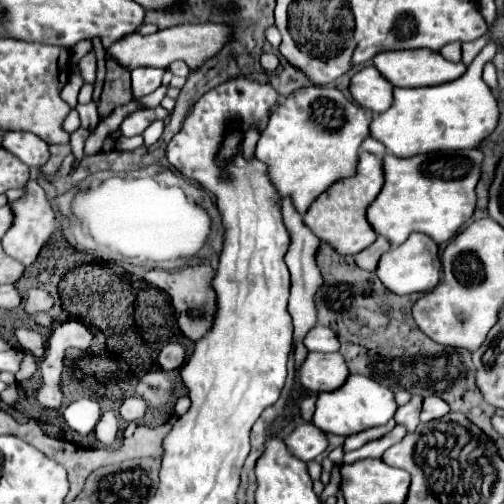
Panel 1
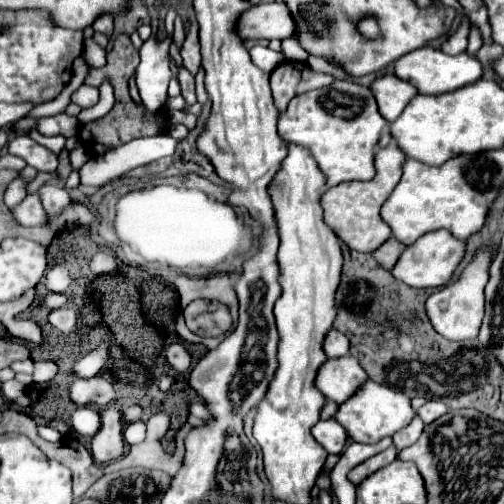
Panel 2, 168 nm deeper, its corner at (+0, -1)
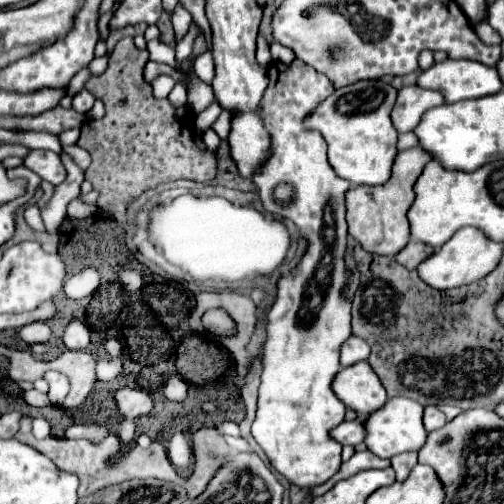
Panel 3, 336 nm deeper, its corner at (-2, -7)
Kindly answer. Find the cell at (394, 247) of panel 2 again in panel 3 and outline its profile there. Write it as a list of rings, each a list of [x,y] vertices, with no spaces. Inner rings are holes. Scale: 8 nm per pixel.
[[[410,241],[394,259],[396,259],[396,263],[400,263],[400,265],[406,267],[408,271],[412,271],[412,269],[416,269],[416,265],[418,265],[422,259],[426,259],[432,251],[434,251],[434,249],[432,249],[432,247],[426,247],[424,243],[414,243],[414,241]]]

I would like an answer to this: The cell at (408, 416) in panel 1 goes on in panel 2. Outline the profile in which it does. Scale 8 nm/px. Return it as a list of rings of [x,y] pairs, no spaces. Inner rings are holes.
[[[414,417],[414,421],[412,421],[404,431],[398,431],[398,433],[392,437],[394,447],[396,447],[396,453],[400,453],[400,449],[416,443],[418,437],[420,437],[420,433],[422,433],[422,429],[424,429],[424,423],[420,421],[420,417]]]

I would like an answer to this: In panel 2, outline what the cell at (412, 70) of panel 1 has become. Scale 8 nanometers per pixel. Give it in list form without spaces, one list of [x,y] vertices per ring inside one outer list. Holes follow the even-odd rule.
[[[420,47],[396,61],[396,77],[410,81],[424,95],[440,95],[440,93],[456,91],[460,87],[466,87],[466,85],[482,79],[482,73],[484,73],[484,67],[476,57],[472,57],[468,53],[446,55],[434,47]]]

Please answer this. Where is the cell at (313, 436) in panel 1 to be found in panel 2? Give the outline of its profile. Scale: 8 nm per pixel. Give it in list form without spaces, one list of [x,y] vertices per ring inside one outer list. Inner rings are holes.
[[[330,419],[330,421],[320,421],[312,427],[312,435],[316,437],[316,441],[328,451],[328,453],[342,453],[346,441],[348,441],[348,433],[346,429]]]

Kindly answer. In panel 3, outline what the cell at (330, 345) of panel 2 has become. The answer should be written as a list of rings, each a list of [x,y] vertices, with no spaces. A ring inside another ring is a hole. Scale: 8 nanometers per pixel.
[[[350,335],[346,339],[346,343],[340,347],[340,363],[342,363],[342,367],[354,365],[358,361],[364,361],[364,359],[368,359],[368,355],[370,355],[368,343],[358,339],[358,337],[354,337],[354,335]]]

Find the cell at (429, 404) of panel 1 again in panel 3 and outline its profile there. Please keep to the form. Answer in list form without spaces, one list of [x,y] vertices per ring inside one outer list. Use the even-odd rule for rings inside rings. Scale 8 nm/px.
[[[426,407],[424,409],[424,427],[426,427],[426,431],[430,433],[430,431],[436,431],[438,427],[442,427],[446,423],[446,419],[444,419],[444,413],[442,411],[438,411],[436,407]]]

